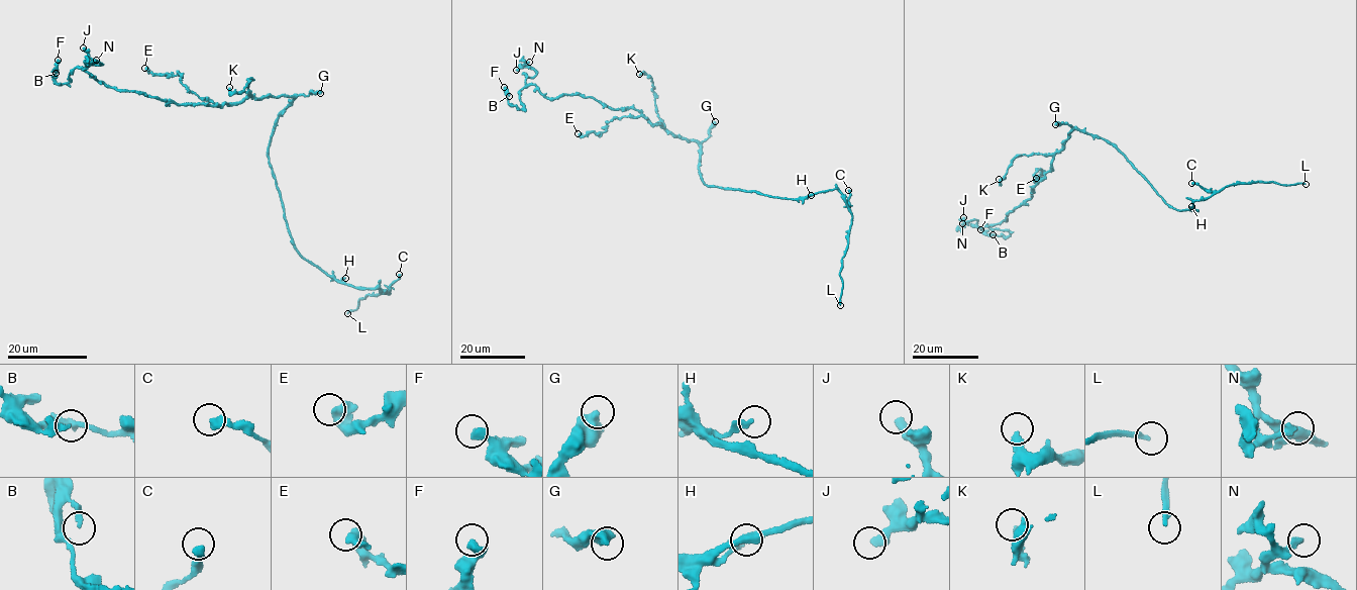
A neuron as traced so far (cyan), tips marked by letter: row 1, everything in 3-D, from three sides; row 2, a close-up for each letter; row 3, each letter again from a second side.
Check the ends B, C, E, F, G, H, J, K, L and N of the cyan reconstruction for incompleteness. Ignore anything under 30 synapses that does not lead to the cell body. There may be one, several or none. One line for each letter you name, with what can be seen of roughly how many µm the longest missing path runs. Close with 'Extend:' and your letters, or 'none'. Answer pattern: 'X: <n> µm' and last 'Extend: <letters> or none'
L: 190 µm
Extend: L

